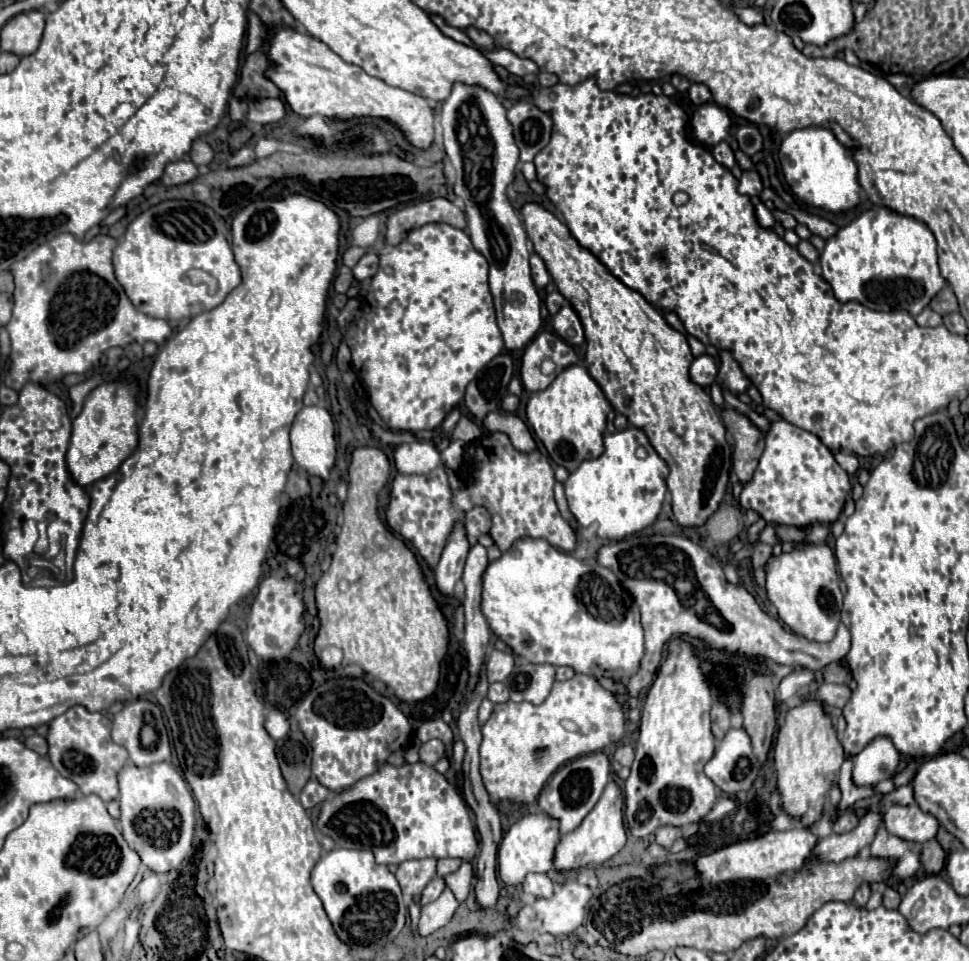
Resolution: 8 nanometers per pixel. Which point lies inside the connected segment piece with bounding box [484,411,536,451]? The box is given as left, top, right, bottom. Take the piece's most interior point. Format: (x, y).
(507, 423)

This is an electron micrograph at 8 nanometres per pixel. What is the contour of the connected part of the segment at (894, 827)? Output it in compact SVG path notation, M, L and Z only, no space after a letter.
M888 805L884 809L884 827L888 833L914 841L926 843L936 837L940 823L932 813L920 809L920 805Z

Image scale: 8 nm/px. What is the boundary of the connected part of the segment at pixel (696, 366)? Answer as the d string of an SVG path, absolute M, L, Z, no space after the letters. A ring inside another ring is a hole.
M708 353L696 357L692 361L692 367L690 367L690 377L694 383L698 383L700 387L708 387L714 383L716 379L716 373L718 373L718 365L716 365L716 359Z

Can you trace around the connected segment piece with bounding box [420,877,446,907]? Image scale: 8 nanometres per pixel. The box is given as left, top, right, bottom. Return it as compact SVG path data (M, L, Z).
M434 877L434 879L424 887L424 891L422 891L422 895L420 895L420 907L424 907L424 905L436 901L436 899L440 897L440 893L444 891L444 887L446 887L444 879Z

